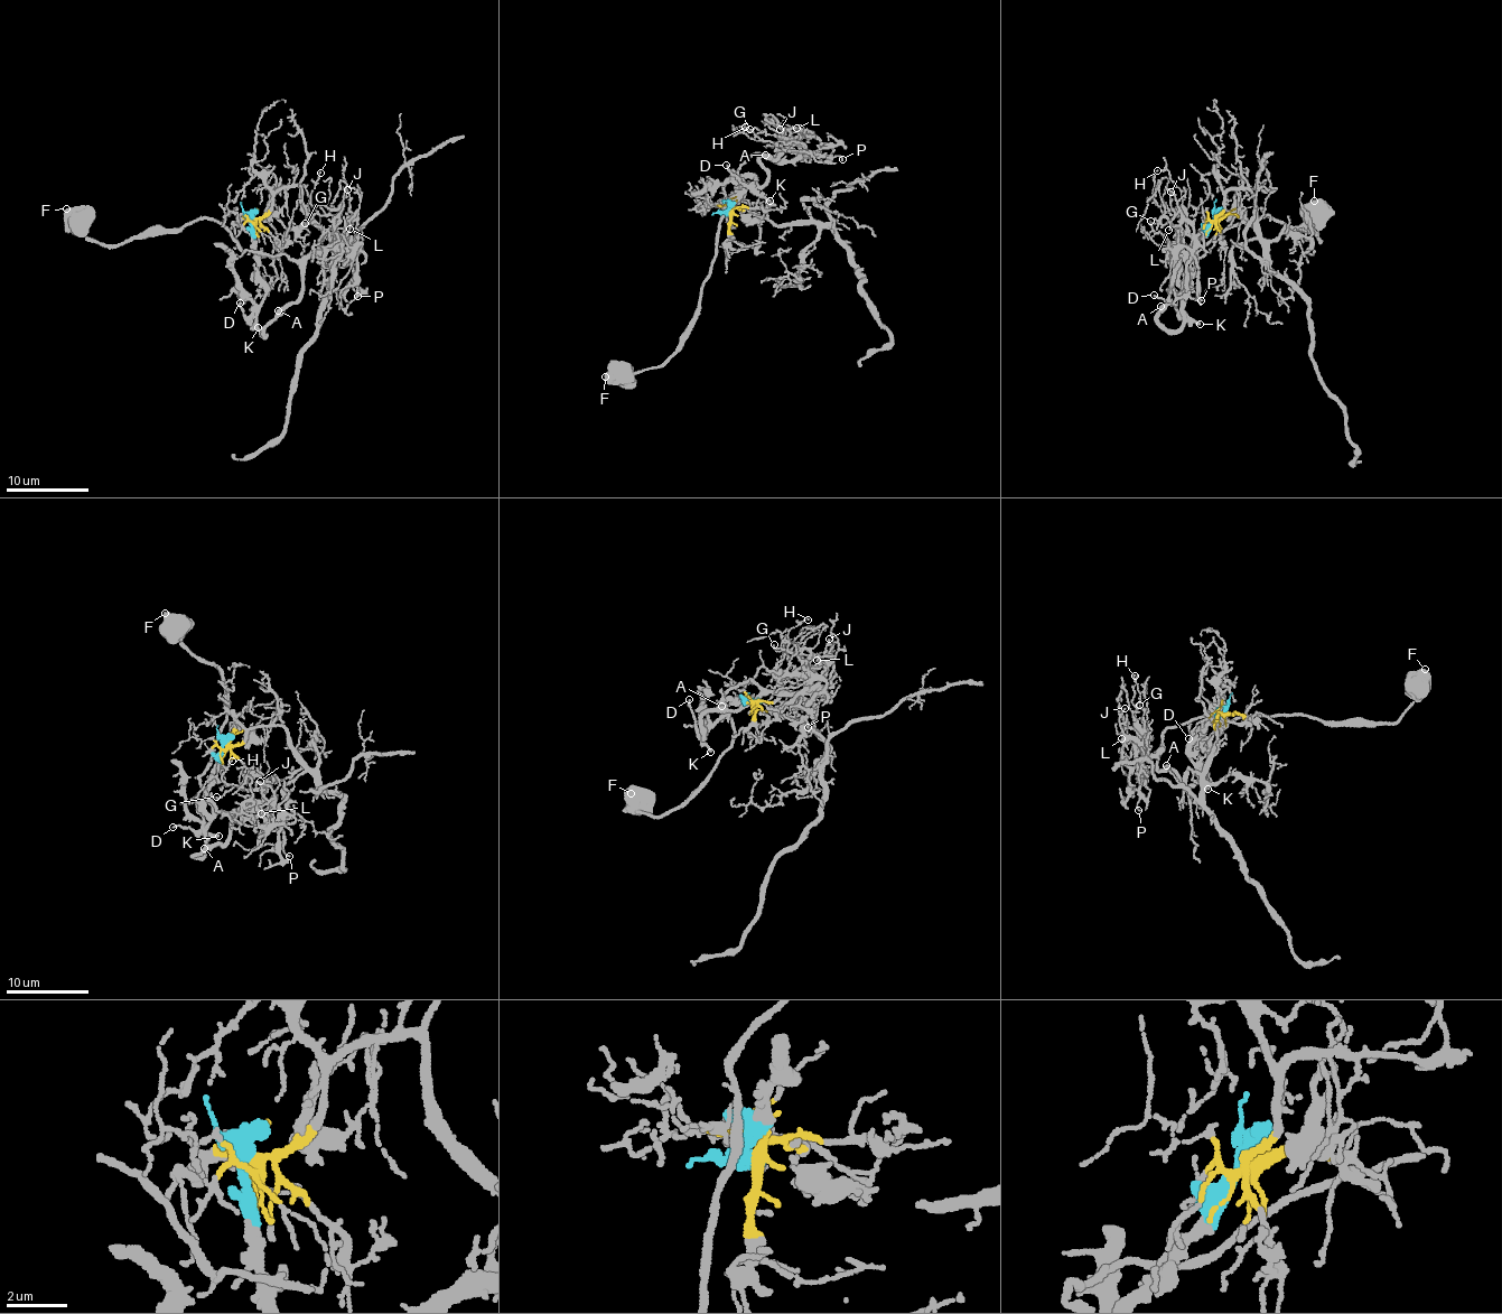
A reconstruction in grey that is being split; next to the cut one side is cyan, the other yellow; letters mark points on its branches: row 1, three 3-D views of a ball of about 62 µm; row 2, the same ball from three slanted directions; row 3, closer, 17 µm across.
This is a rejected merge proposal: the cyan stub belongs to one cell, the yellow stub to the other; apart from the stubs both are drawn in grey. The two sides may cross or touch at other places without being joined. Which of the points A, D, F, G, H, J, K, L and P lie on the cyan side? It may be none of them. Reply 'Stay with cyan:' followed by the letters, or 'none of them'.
Stay with cyan: A, D, F, G, H, J, K, L, P

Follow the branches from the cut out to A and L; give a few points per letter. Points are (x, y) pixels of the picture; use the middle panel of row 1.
A: (729, 213), (736, 202), (724, 193), (724, 184), (750, 157), (779, 154), (775, 160), (765, 155)
L: (729, 213), (736, 202), (724, 184), (750, 157), (792, 160), (801, 154), (802, 136), (796, 129)

